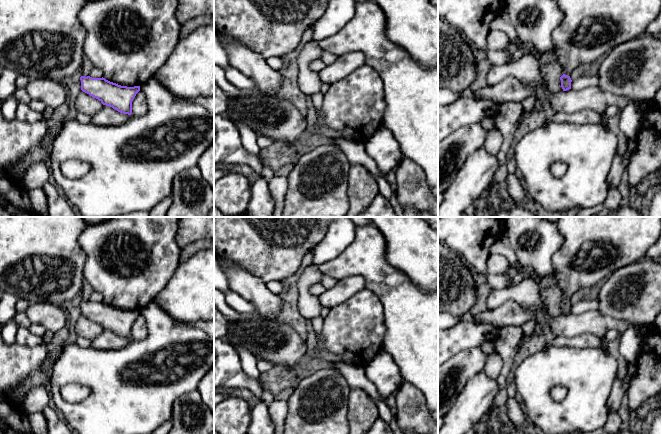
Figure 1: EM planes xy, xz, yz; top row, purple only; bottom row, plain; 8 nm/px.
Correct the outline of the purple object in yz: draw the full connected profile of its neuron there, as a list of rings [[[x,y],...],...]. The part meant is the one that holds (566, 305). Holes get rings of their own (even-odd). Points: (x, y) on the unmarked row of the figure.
[[[558,217],[556,222],[564,242],[552,258],[552,277],[557,281],[563,299],[560,301],[563,315],[571,313],[570,299],[579,289],[591,292],[600,281],[621,267],[645,258],[647,250],[654,245],[662,233],[662,217]]]

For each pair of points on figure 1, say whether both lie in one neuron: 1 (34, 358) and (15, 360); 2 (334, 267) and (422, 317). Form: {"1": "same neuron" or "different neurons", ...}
{"1": "same neuron", "2": "same neuron"}

